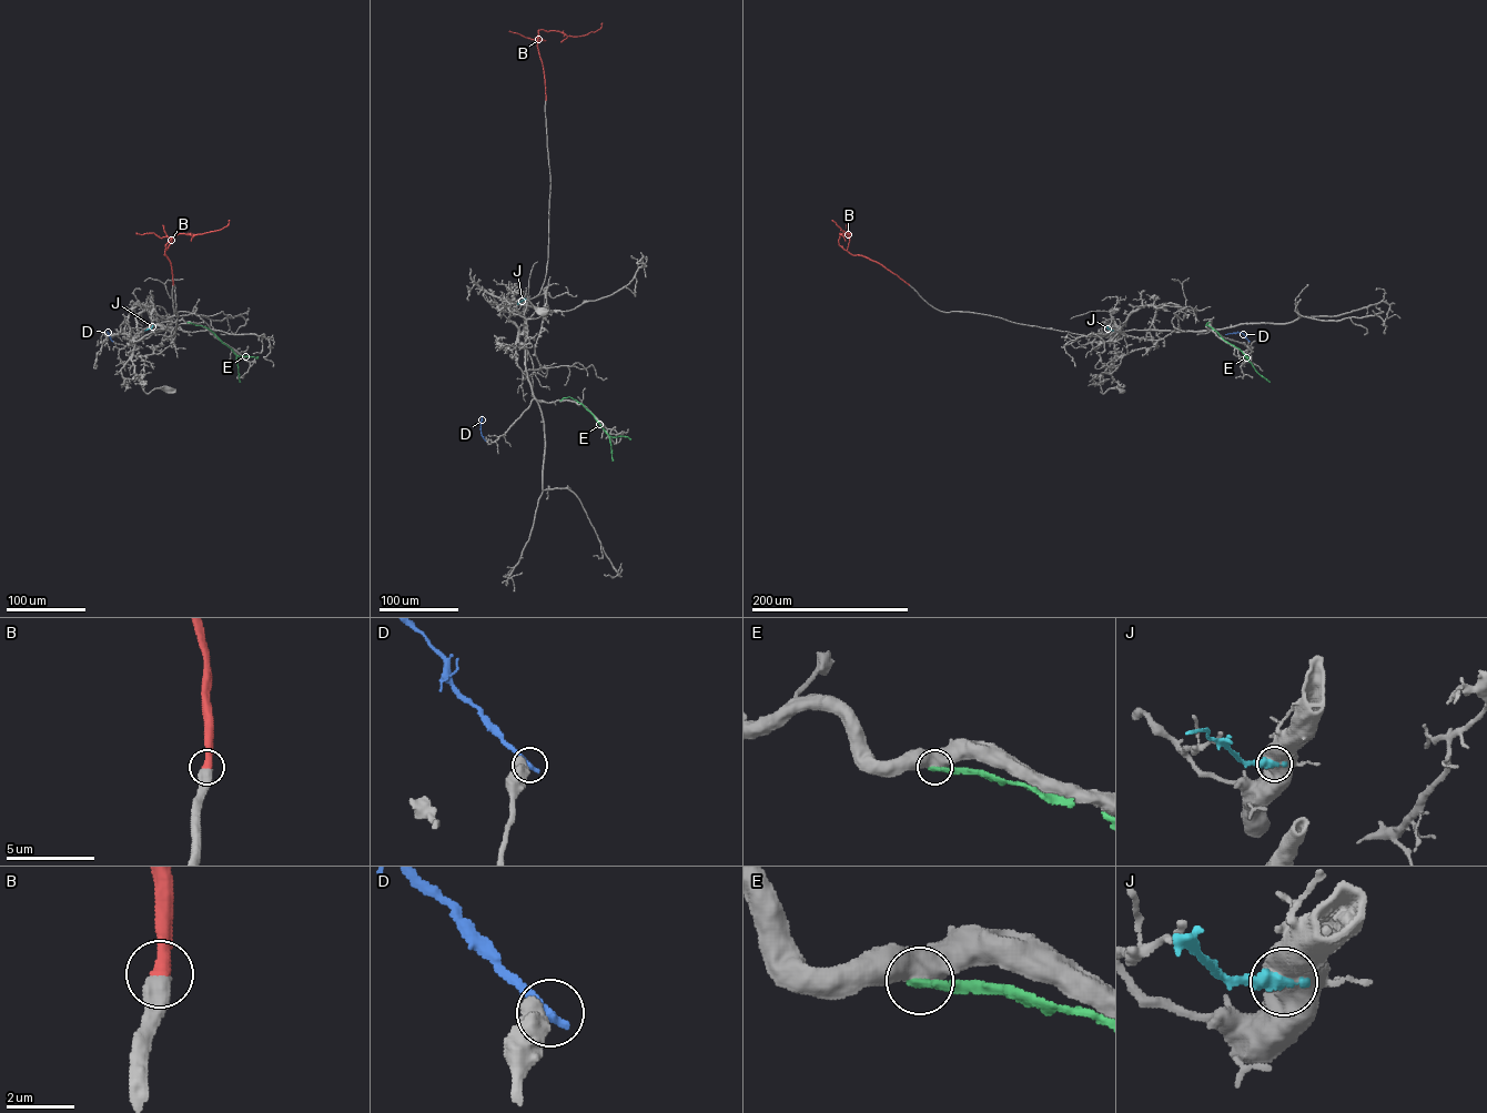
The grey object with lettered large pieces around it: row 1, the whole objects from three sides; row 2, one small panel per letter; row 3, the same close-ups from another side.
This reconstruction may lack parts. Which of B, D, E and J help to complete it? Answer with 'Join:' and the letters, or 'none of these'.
Join: B

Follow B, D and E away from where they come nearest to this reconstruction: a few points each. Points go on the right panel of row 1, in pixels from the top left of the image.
B: (909, 284), (880, 264), (845, 250), (838, 239), (839, 233), (843, 235), (845, 233), (832, 220)
D: (1250, 341), (1241, 332), (1225, 334)
E: (1210, 322), (1206, 325), (1237, 347), (1270, 381)

